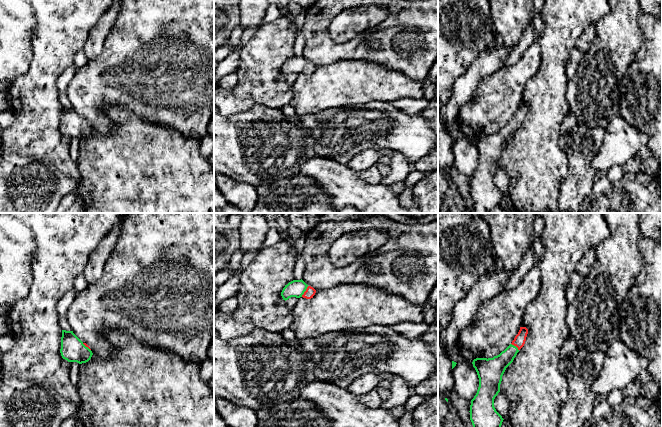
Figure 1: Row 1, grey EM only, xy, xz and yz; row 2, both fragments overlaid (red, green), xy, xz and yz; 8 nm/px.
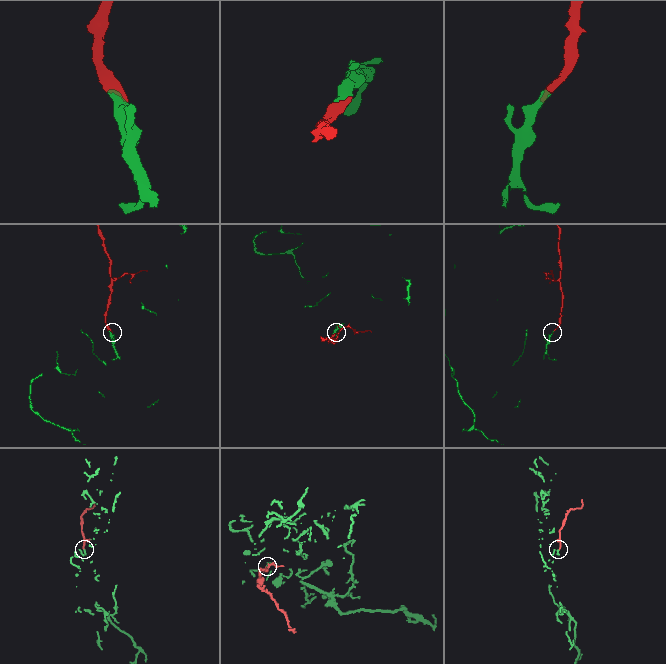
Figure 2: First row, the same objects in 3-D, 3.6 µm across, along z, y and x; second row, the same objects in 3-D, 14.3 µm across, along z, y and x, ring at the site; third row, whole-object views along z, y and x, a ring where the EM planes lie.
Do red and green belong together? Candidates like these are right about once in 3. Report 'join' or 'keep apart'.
join

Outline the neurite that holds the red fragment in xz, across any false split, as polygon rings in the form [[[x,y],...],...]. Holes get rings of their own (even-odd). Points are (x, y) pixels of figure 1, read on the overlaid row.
[[[302,279],[301,280],[293,280],[289,282],[285,287],[283,288],[281,292],[281,296],[283,300],[288,300],[291,297],[296,298],[306,298],[311,299],[315,295],[316,290],[308,286]]]

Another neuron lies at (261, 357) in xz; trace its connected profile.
[[[214,327],[214,397],[253,410],[271,408],[286,401],[299,399],[301,391],[316,380],[315,364],[297,340],[287,340],[281,333],[255,328],[243,336],[223,340]]]

